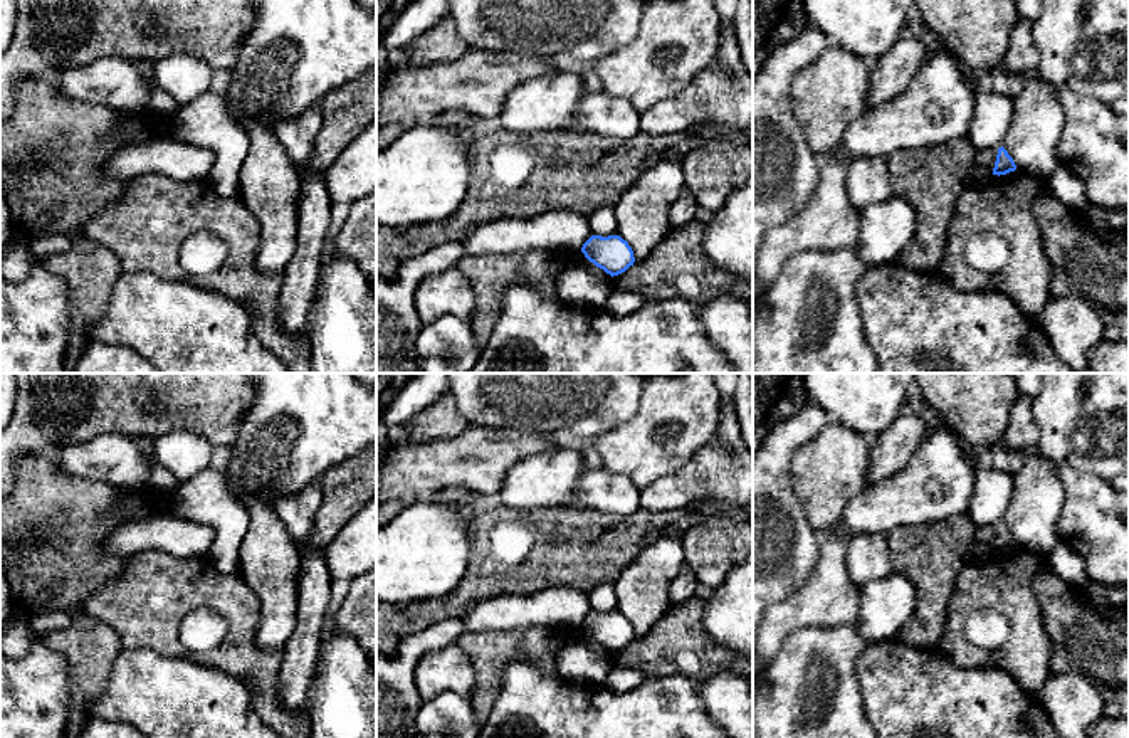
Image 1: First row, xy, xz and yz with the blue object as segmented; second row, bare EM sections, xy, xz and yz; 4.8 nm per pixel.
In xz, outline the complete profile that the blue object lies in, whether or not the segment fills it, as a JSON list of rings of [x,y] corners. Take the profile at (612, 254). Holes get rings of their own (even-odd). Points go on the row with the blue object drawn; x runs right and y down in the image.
[[[591,235],[581,252],[612,277],[625,272],[635,262],[632,247],[620,235]]]

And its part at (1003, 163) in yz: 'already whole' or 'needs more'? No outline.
already whole

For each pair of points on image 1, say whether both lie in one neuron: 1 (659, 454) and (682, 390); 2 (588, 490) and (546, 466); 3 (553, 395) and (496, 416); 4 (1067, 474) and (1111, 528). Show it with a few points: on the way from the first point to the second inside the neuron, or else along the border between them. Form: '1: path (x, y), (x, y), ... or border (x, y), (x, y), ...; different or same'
1: path (676, 441), (687, 427), (682, 419), (682, 407); same
2: border (585, 469), (580, 478), (575, 506); different
3: path (540, 395), (516, 395), (509, 402); same
4: path (1079, 488), (1097, 515); same

